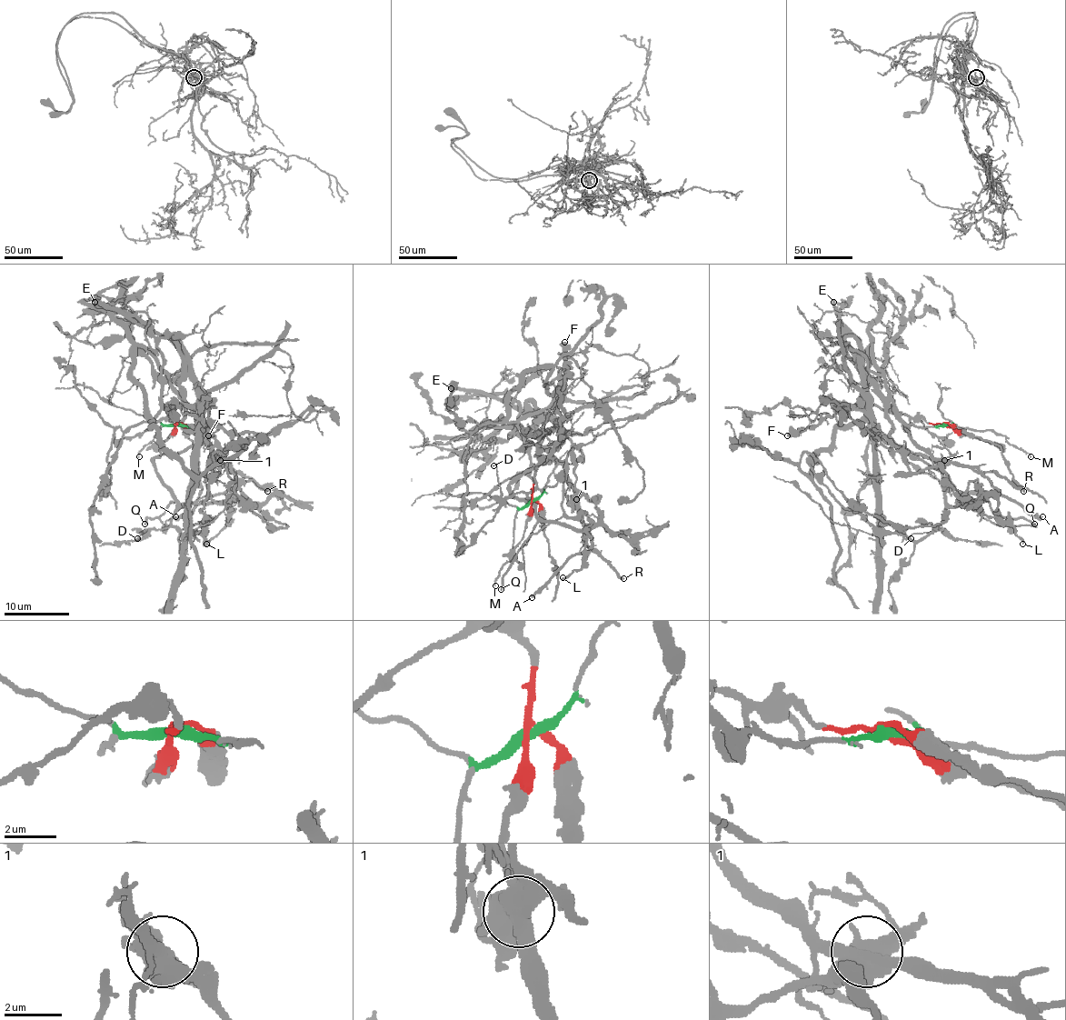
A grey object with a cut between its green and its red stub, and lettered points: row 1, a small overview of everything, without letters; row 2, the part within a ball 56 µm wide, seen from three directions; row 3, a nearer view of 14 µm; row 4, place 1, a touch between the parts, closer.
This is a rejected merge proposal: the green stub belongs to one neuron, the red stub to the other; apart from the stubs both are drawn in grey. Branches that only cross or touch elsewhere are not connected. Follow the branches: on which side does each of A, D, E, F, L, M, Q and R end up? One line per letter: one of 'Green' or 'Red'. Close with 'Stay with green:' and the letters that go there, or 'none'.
A: Green
D: Red
E: Red
F: Red
L: Red
M: Green
Q: Red
R: Green
Stay with green: A, M, R

